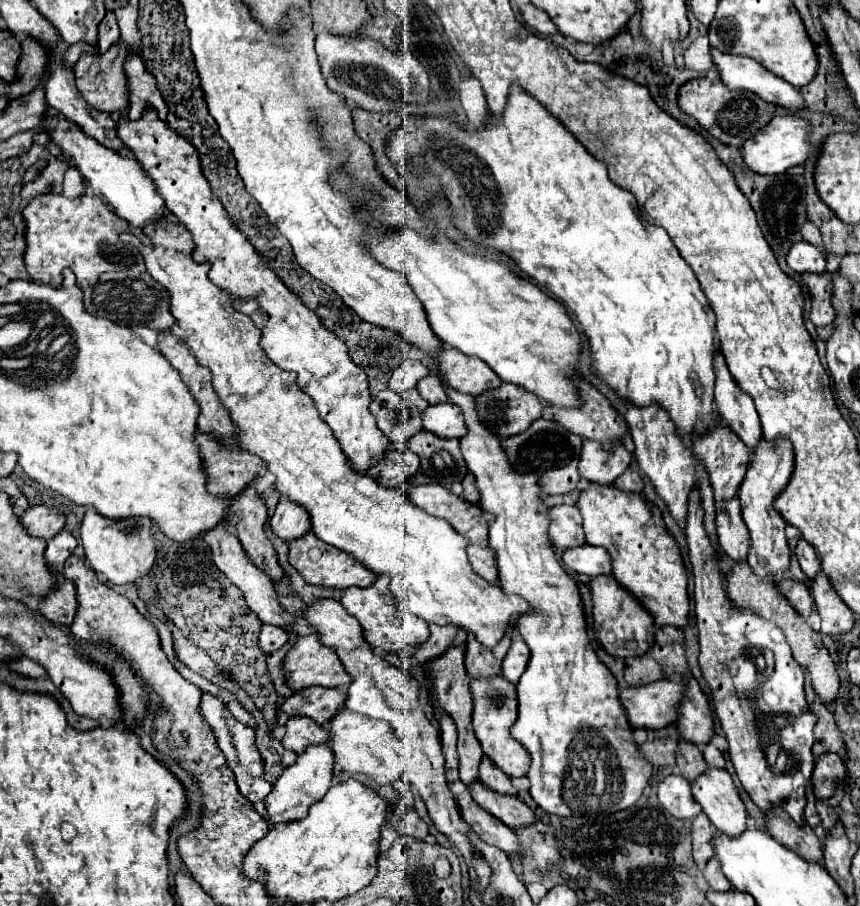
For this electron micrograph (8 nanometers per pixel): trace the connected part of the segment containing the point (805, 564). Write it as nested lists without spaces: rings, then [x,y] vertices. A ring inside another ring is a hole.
[[[800,539],[798,545],[796,545],[796,557],[798,557],[798,563],[800,563],[802,571],[804,571],[810,579],[814,579],[814,575],[820,573],[818,557],[814,555],[814,549],[812,549],[806,541],[802,541],[802,539]]]

